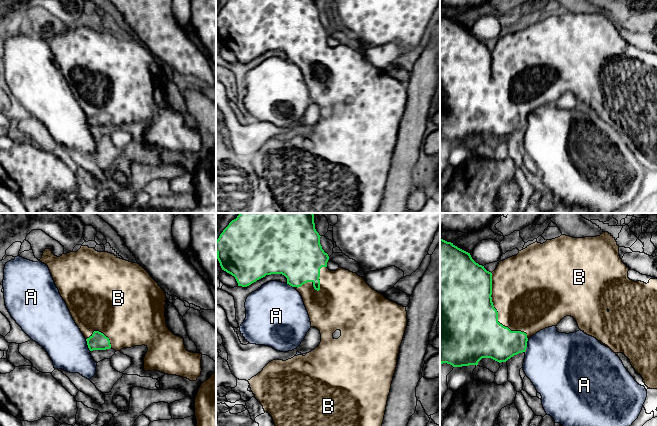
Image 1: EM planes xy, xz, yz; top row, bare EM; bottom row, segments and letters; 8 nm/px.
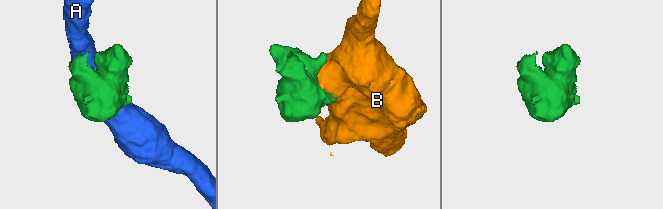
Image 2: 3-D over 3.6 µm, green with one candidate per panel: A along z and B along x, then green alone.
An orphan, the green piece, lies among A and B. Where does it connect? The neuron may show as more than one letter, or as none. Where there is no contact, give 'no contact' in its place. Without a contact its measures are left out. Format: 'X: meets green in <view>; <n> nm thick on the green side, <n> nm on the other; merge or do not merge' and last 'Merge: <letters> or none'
A: meets green in yz; 280 nm thick on the green side, 460 nm on the other; do not merge
B: meets green in yz; 480 nm thick on the green side, 480 nm on the other; merge
Merge: B

